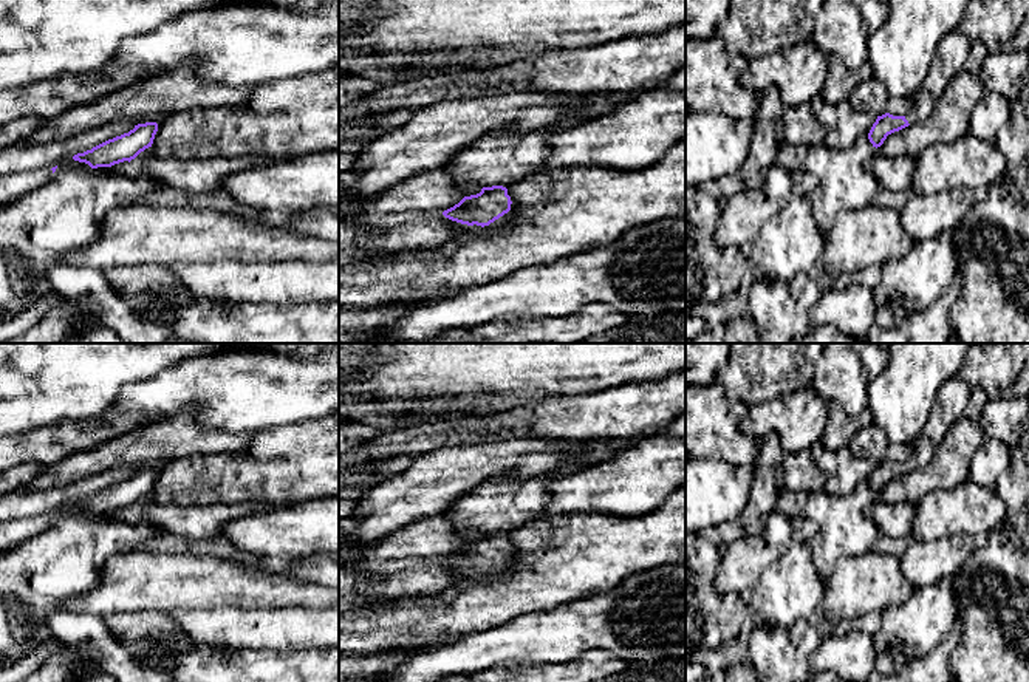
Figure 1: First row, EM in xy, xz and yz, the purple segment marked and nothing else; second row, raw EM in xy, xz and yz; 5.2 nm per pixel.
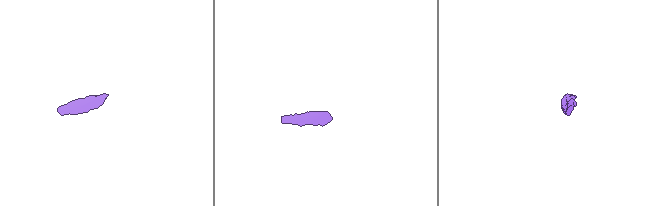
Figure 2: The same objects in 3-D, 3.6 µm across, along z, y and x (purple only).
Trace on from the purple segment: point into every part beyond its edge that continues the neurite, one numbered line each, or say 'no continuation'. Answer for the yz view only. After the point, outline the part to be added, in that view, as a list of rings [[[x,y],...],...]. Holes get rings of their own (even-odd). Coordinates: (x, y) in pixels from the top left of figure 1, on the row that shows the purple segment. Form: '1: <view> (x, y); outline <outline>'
1: yz (923, 102); outline [[[921,88],[911,96],[911,99],[913,99],[913,108],[905,114],[908,124],[913,125],[930,119],[932,111],[936,105],[933,97]]]

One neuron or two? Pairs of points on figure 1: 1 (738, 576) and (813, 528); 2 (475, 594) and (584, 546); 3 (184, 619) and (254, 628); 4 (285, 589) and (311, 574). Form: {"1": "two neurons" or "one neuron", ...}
{"1": "one neuron", "2": "one neuron", "3": "one neuron", "4": "two neurons"}

